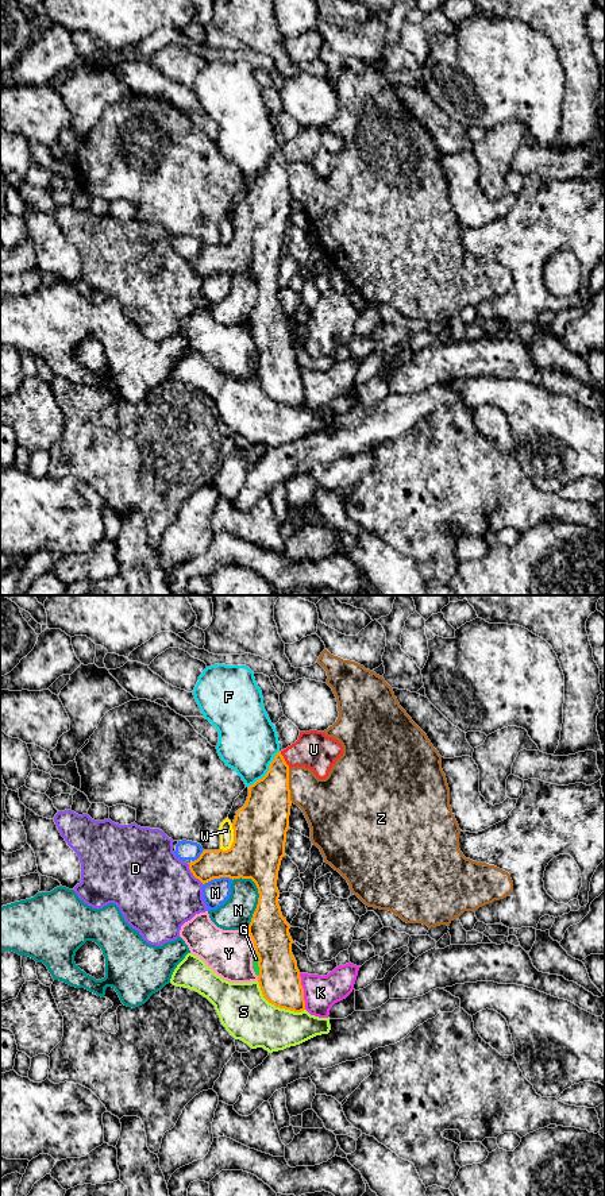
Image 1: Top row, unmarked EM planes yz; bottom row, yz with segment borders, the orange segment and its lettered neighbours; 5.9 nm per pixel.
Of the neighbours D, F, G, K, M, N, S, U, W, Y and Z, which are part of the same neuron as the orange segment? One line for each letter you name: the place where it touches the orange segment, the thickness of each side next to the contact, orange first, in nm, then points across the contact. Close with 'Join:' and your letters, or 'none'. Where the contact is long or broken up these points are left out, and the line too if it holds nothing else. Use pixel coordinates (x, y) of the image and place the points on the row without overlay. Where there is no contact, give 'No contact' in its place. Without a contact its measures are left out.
U: Touches orange at yz (284, 155). Thickness 260 nm (orange) against 220 nm. Path across: yz (269, 193), (284, 155), (313, 145)
Join: U

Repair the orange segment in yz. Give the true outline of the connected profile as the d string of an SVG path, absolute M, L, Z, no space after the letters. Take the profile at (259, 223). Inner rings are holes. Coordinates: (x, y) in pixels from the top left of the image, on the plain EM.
M300 127L298 135L278 147L266 170L248 181L248 192L236 207L232 224L234 238L230 244L203 246L200 252L189 259L189 265L203 279L220 273L251 274L258 283L258 300L248 320L248 329L258 350L258 378L263 393L275 402L301 408L305 405L304 383L301 381L297 356L292 348L293 335L290 320L282 312L277 283L281 255L285 251L286 227L290 211L289 163L305 162L319 174L325 174L335 157L343 150L342 139L323 127Z

